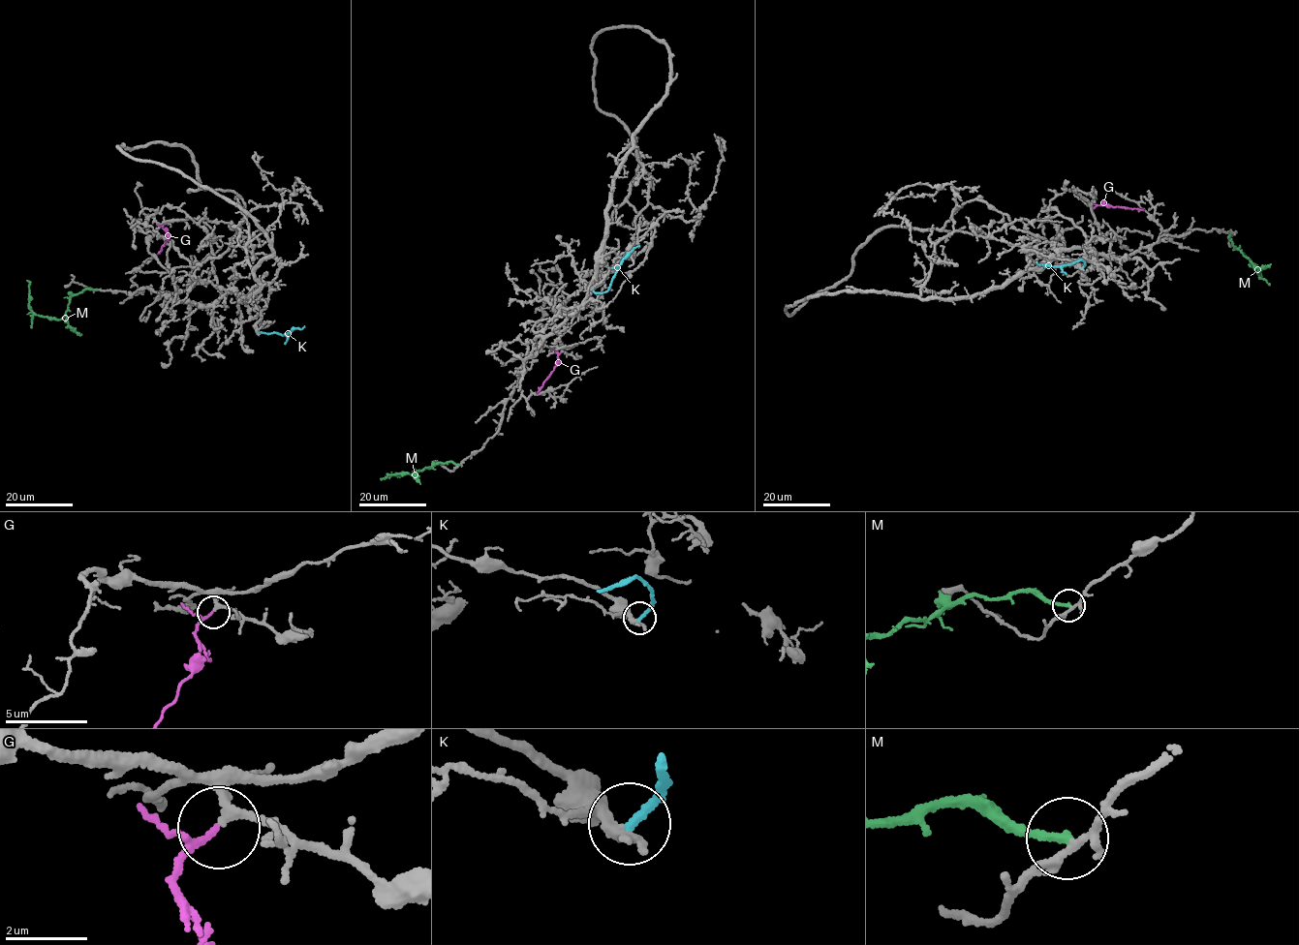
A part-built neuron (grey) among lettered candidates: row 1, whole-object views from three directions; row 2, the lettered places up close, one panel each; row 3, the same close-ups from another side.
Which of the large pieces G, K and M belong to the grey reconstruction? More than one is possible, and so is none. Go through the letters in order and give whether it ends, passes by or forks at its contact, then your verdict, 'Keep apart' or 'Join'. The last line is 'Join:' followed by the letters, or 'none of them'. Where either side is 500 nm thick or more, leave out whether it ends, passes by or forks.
G: It passes by. Join
K: It ends there. Keep apart
M: It ends there. Keep apart
Join: G

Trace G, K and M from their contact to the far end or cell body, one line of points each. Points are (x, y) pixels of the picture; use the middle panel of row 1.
G: (561, 352), (557, 364), (537, 393)
K: (593, 289), (596, 292), (608, 290), (623, 259), (639, 246)
M: (458, 464), (439, 463), (411, 473), (389, 475), (401, 476)

